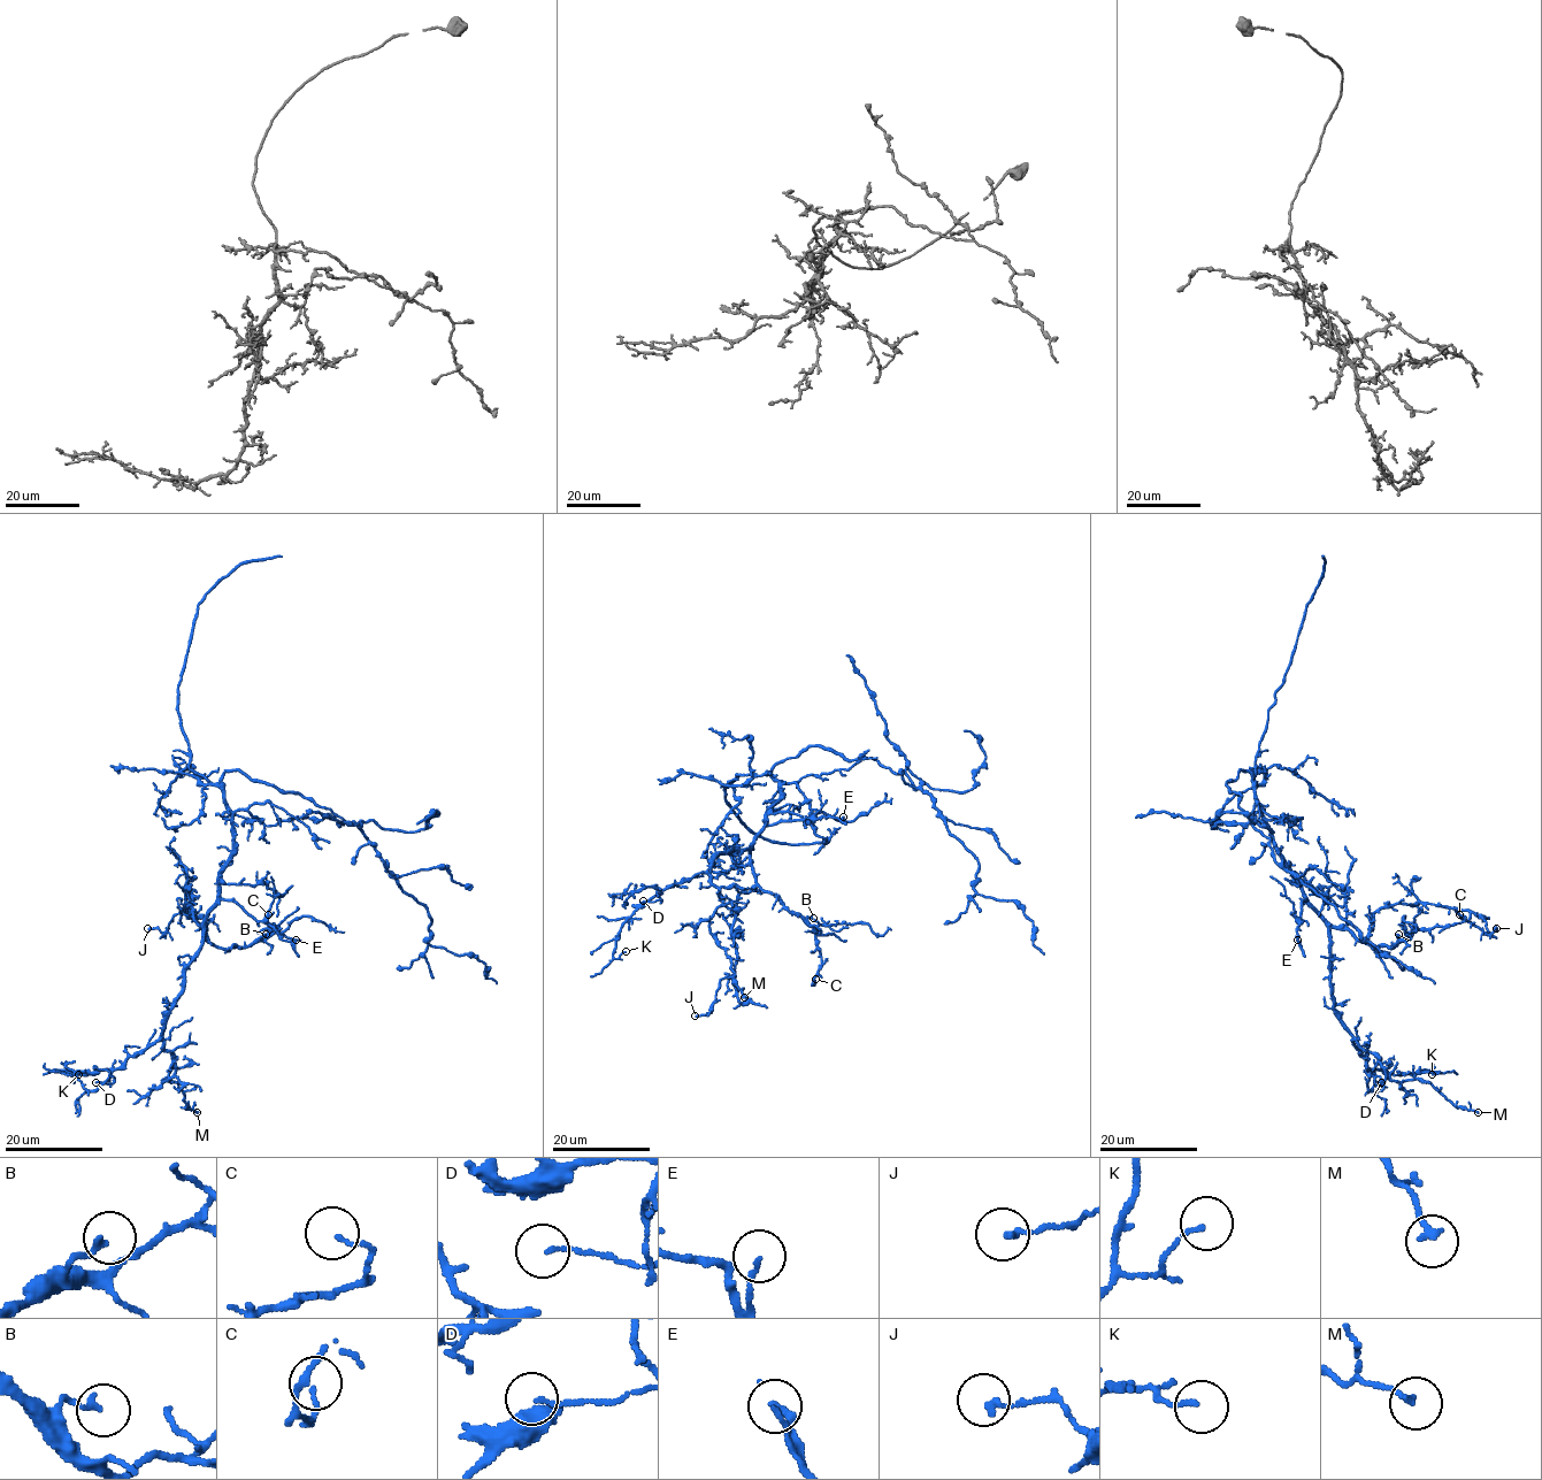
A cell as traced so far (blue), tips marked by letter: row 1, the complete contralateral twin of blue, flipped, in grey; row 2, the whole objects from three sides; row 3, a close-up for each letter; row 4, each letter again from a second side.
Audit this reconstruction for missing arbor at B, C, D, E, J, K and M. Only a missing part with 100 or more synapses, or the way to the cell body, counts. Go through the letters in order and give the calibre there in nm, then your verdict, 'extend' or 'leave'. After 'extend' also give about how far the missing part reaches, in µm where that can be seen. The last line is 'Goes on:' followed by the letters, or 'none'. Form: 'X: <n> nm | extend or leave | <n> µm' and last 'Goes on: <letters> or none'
B: 170 nm | leave
C: 100 nm | leave
D: 110 nm | leave
E: 130 nm | leave
J: 160 nm | leave
K: 110 nm | leave
M: 170 nm | leave
Goes on: none

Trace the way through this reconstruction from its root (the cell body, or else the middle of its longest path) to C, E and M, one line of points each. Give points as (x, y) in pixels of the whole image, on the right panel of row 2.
C: (1252, 781), (1282, 863), (1333, 926), (1373, 949), (1391, 948), (1416, 930), (1459, 923), (1459, 914)
E: (1252, 781), (1255, 799), (1275, 849), (1304, 896), (1297, 928), (1299, 945), (1297, 940)
M: (1252, 781), (1282, 863), (1328, 928), (1330, 994), (1343, 1028), (1390, 1080), (1422, 1079), (1455, 1105), (1478, 1112)

